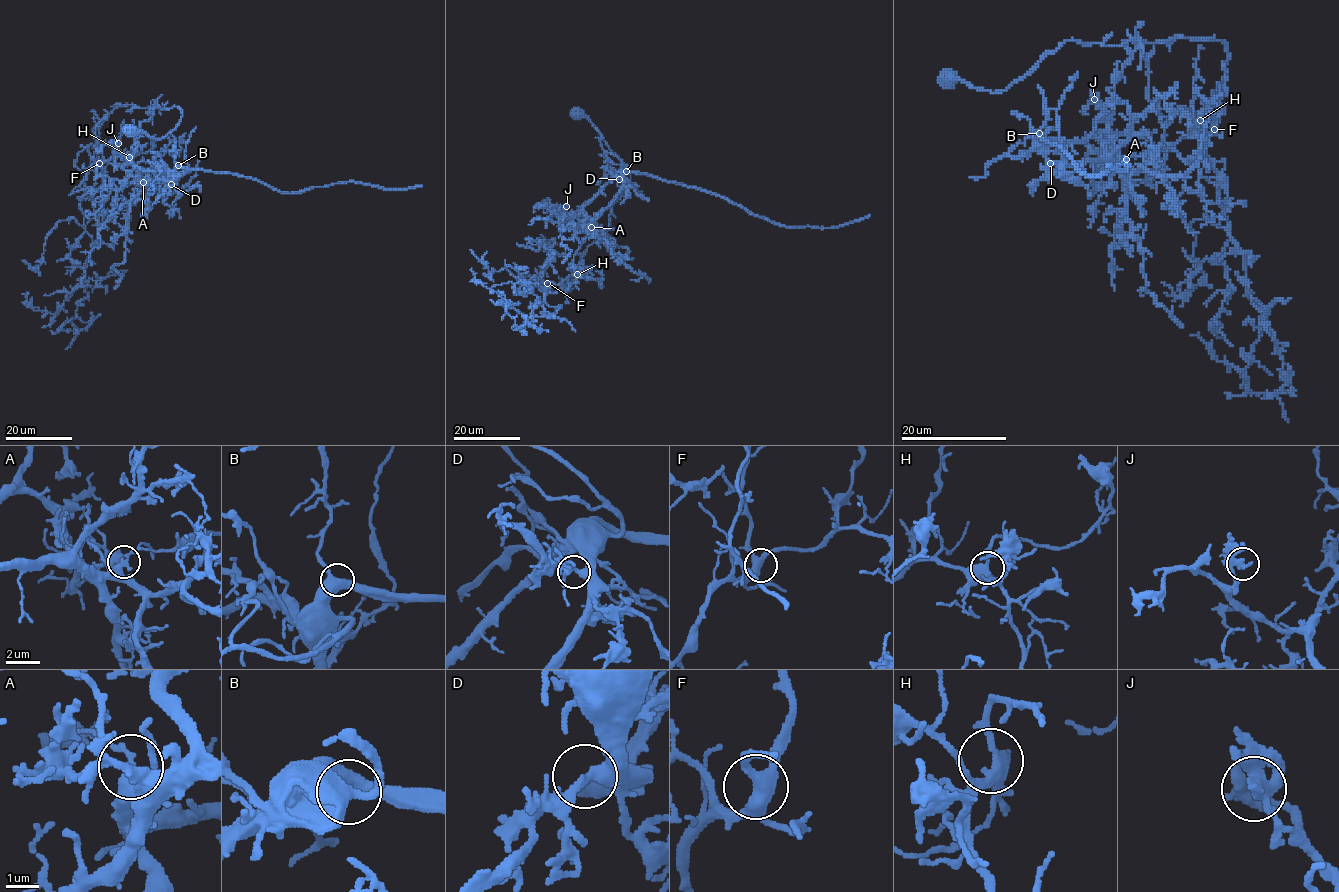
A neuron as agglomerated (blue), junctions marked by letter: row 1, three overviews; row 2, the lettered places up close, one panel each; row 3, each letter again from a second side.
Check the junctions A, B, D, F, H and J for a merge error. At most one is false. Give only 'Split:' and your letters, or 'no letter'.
Split: A

